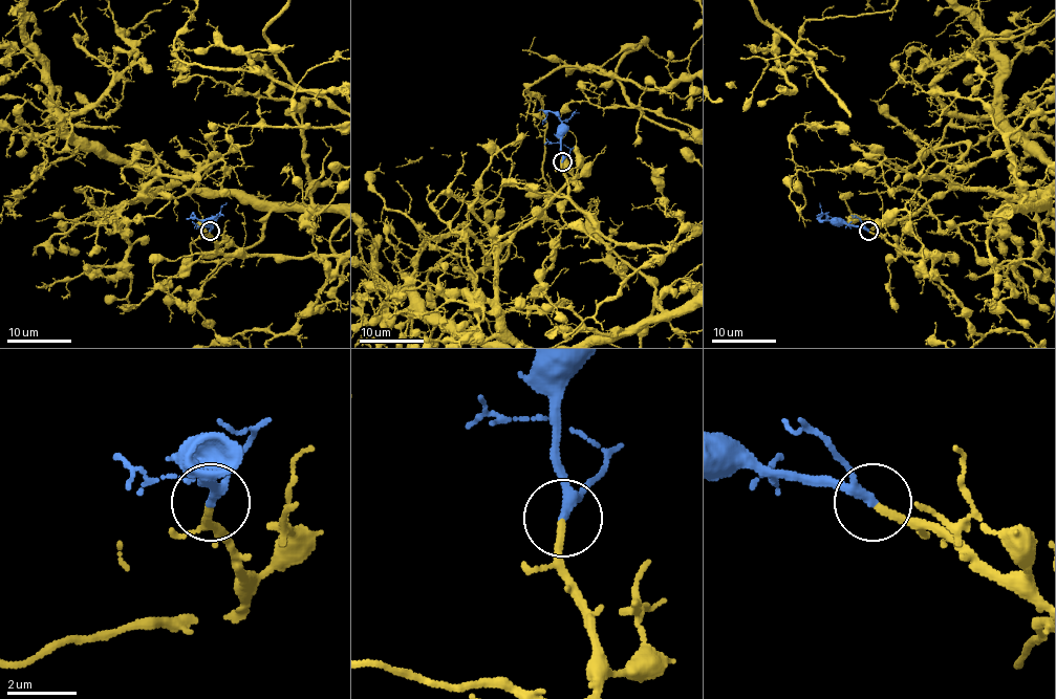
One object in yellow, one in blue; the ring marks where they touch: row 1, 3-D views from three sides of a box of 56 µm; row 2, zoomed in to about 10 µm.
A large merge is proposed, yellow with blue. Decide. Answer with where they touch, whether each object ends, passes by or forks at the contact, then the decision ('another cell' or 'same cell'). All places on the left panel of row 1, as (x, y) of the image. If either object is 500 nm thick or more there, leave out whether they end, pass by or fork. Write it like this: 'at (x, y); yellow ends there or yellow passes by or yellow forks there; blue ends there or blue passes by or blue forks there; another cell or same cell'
at (210, 231); yellow ends there; blue passes by; same cell

